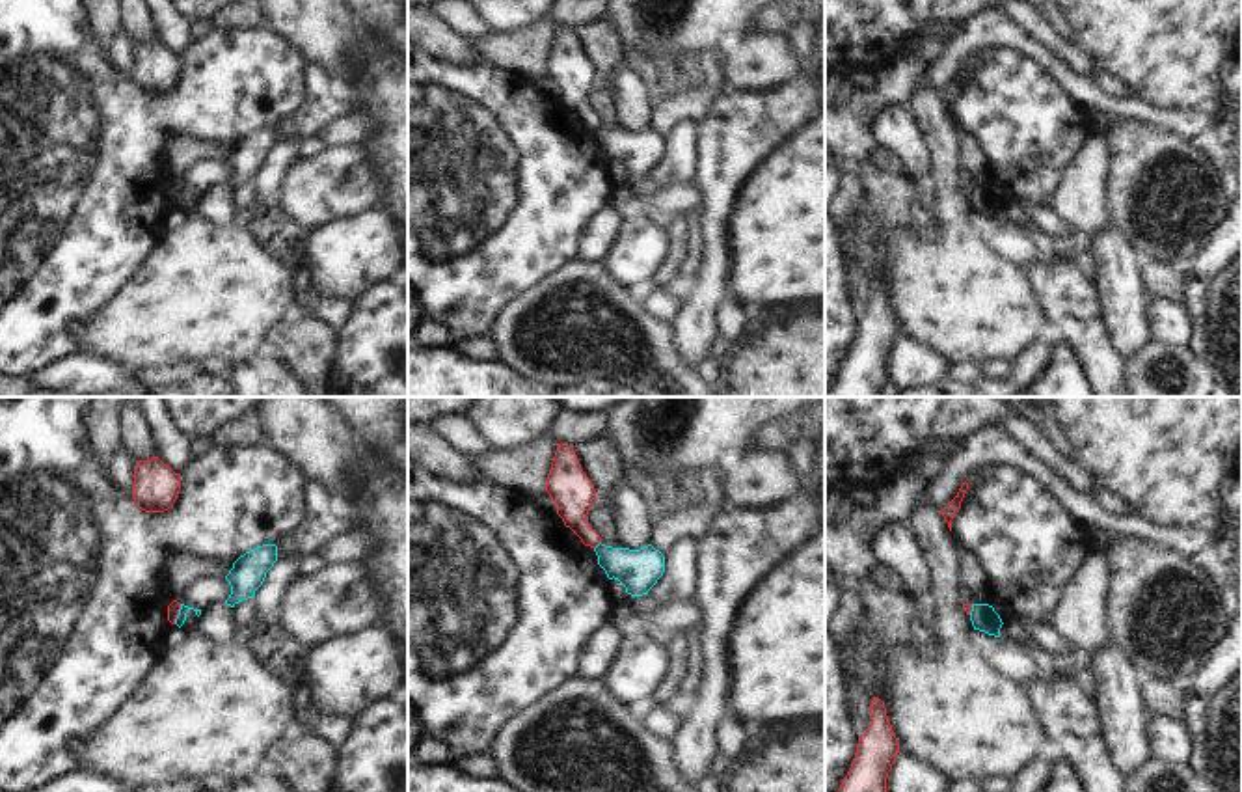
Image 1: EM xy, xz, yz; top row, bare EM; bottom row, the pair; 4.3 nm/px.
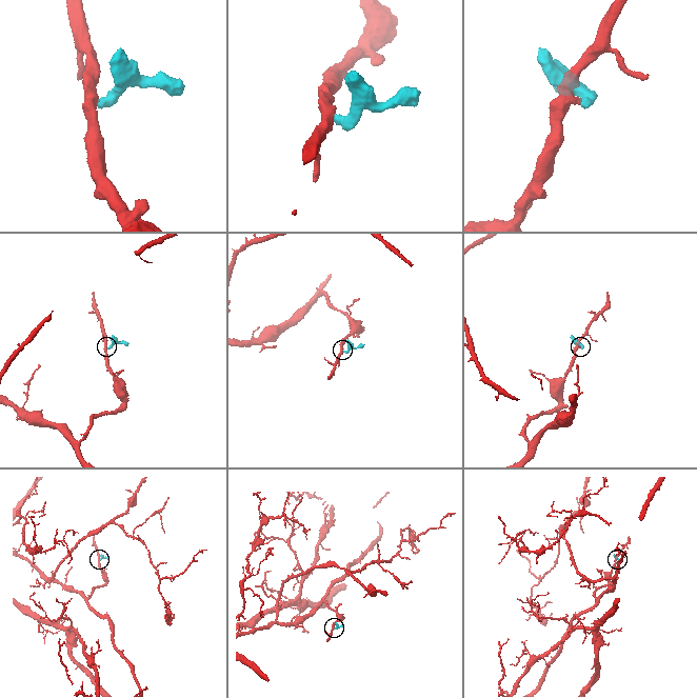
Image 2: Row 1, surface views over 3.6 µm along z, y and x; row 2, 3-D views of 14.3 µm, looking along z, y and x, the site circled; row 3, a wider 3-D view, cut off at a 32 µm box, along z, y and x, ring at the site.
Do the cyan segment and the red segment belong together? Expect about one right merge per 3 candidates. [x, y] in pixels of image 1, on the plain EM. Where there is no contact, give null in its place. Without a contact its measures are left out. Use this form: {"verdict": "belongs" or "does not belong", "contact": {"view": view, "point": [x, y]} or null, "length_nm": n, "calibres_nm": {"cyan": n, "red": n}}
{"verdict": "does not belong", "contact": {"view": "xy", "point": [179, 196]}, "length_nm": 90, "calibres_nm": {"cyan": 50, "red": 50}}

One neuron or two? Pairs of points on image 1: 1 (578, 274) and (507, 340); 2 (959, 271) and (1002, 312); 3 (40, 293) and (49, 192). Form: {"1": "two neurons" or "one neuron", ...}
{"1": "one neuron", "2": "one neuron", "3": "one neuron"}

